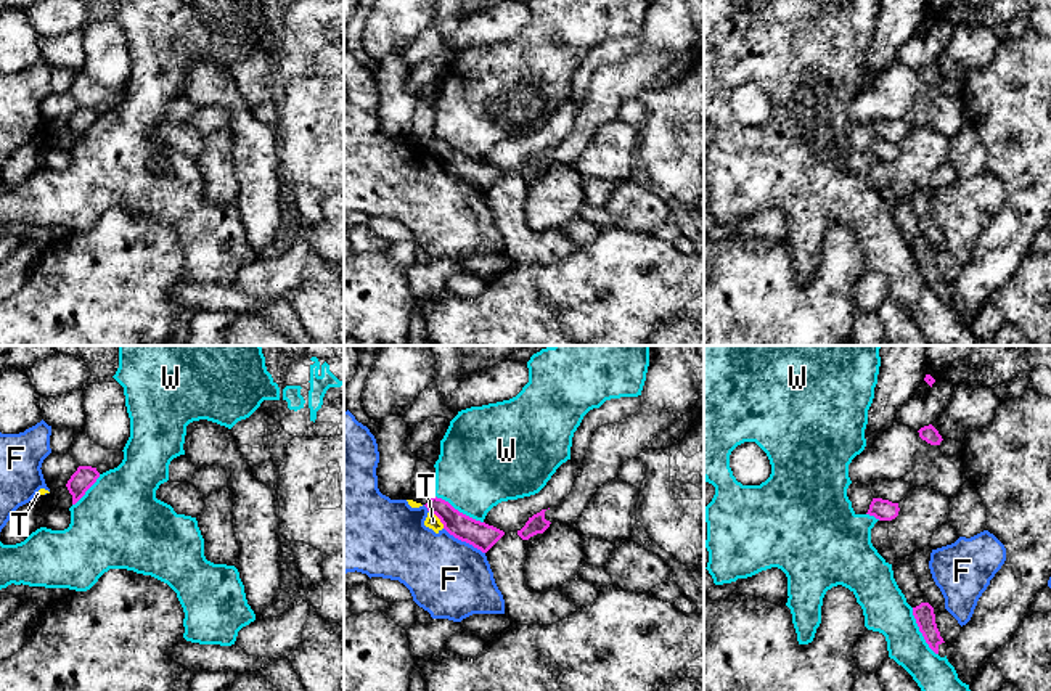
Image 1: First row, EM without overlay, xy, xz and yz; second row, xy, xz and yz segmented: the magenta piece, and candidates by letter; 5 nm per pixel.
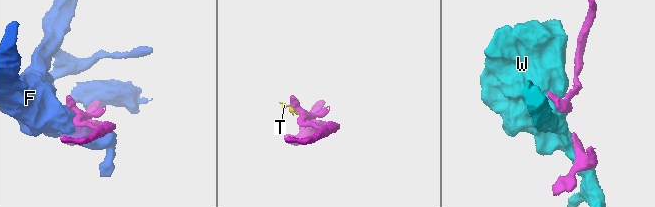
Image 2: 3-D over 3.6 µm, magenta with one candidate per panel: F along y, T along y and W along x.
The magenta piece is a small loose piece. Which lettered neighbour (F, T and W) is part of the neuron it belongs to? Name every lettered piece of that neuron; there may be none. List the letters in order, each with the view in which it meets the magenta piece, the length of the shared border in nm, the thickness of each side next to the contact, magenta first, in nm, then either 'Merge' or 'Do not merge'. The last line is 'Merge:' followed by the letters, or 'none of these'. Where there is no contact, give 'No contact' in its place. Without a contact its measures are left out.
F: Touches magenta in xz. Shared border 240 nm. Thickness 140 nm (magenta) against 400 nm. Do not merge
T: Touches magenta in xz. Shared border 120 nm. Thickness 140 nm (magenta) against 70 nm. Do not merge
W: Touches magenta in xz. Shared border 280 nm. Thickness 140 nm (magenta) against 420 nm. Do not merge
Merge: none of these

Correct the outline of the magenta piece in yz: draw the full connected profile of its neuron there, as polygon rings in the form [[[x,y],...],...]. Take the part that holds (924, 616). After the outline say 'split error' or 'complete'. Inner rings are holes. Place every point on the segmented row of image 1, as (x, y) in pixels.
[[[908,561],[892,564],[894,579],[906,598],[906,603],[913,607],[913,615],[929,648],[940,657],[947,656],[948,644],[940,636],[935,624],[934,607],[921,591],[918,579]]] | split error

